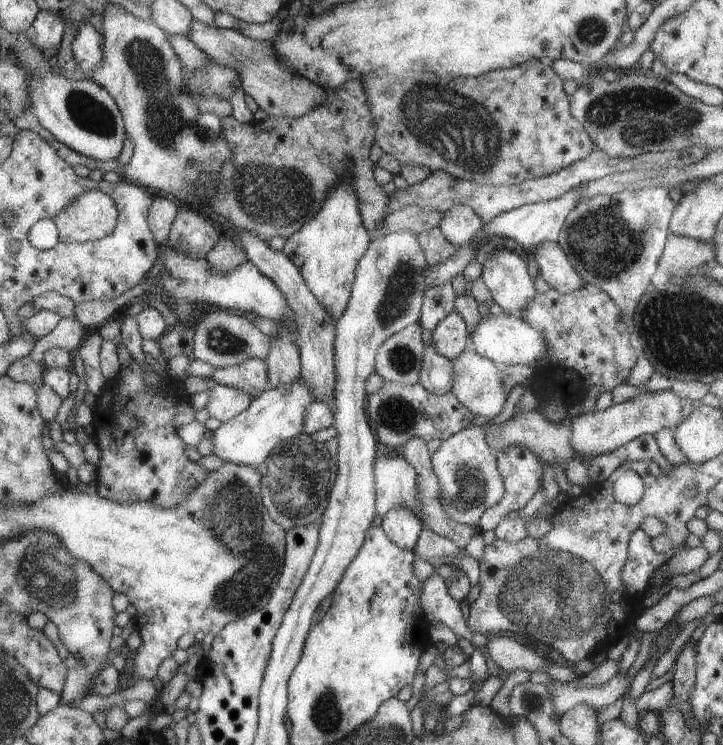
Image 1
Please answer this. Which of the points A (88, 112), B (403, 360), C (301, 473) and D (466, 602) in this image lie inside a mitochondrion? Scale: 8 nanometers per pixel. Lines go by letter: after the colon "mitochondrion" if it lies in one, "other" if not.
A: mitochondrion
B: mitochondrion
C: mitochondrion
D: other

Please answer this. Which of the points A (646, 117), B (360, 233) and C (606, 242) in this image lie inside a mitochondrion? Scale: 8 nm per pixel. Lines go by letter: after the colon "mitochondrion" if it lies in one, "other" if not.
A: mitochondrion
B: other
C: mitochondrion

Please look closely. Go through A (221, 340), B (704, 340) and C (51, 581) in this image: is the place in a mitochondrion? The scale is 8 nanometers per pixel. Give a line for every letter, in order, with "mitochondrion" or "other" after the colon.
A: mitochondrion
B: mitochondrion
C: mitochondrion

